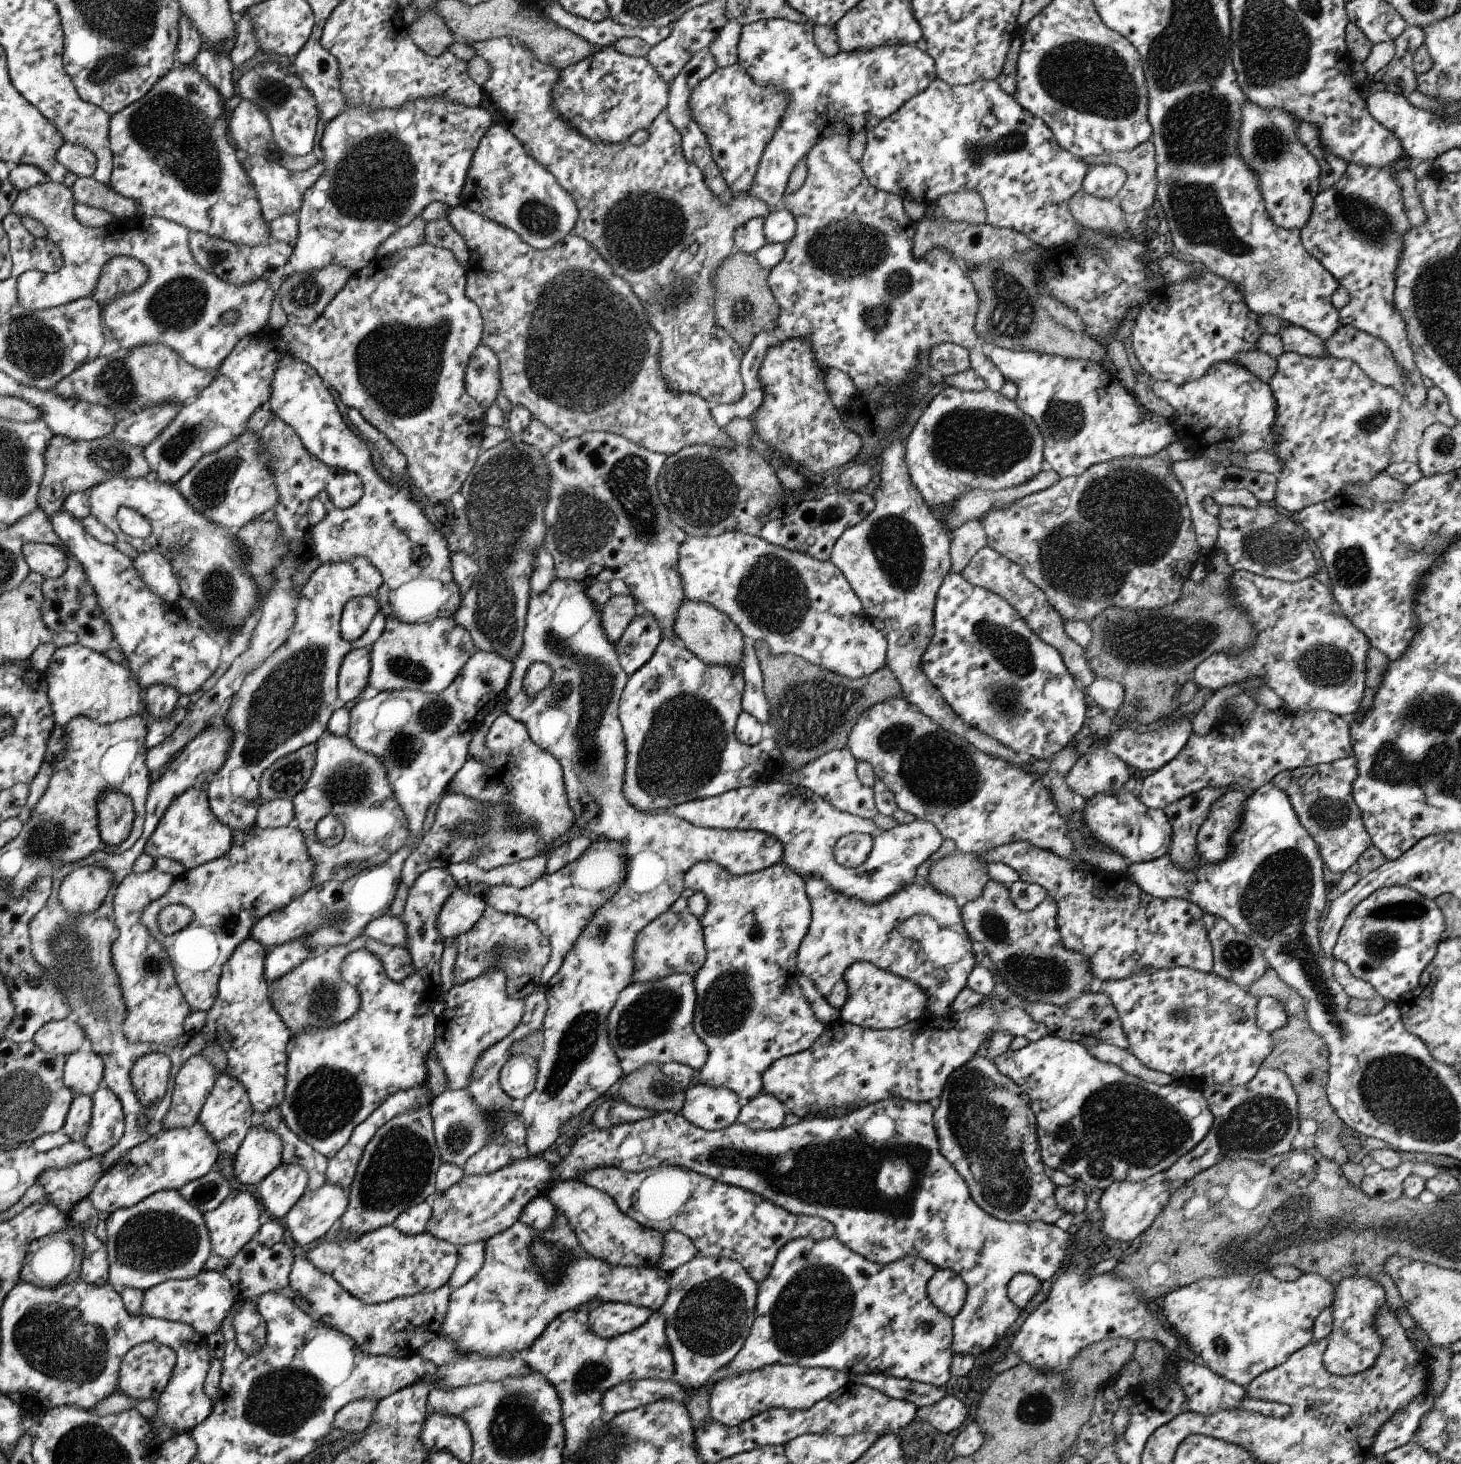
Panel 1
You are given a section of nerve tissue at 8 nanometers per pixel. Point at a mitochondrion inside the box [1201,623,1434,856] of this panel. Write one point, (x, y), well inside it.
(1331, 667)

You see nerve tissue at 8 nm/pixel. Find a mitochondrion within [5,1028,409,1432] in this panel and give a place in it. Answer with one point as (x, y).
(61, 1341)

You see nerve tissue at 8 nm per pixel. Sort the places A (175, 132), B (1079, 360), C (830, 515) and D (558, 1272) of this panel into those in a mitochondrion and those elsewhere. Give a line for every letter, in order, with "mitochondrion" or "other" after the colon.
A: mitochondrion
B: other
C: mitochondrion
D: other

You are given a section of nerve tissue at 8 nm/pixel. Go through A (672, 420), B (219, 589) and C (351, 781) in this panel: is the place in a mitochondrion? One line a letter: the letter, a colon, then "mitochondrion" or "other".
A: other
B: mitochondrion
C: mitochondrion

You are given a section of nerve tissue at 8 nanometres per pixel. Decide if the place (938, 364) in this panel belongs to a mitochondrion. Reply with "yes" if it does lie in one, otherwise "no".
no

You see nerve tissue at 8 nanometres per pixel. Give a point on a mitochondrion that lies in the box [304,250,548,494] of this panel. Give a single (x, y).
(399, 373)

